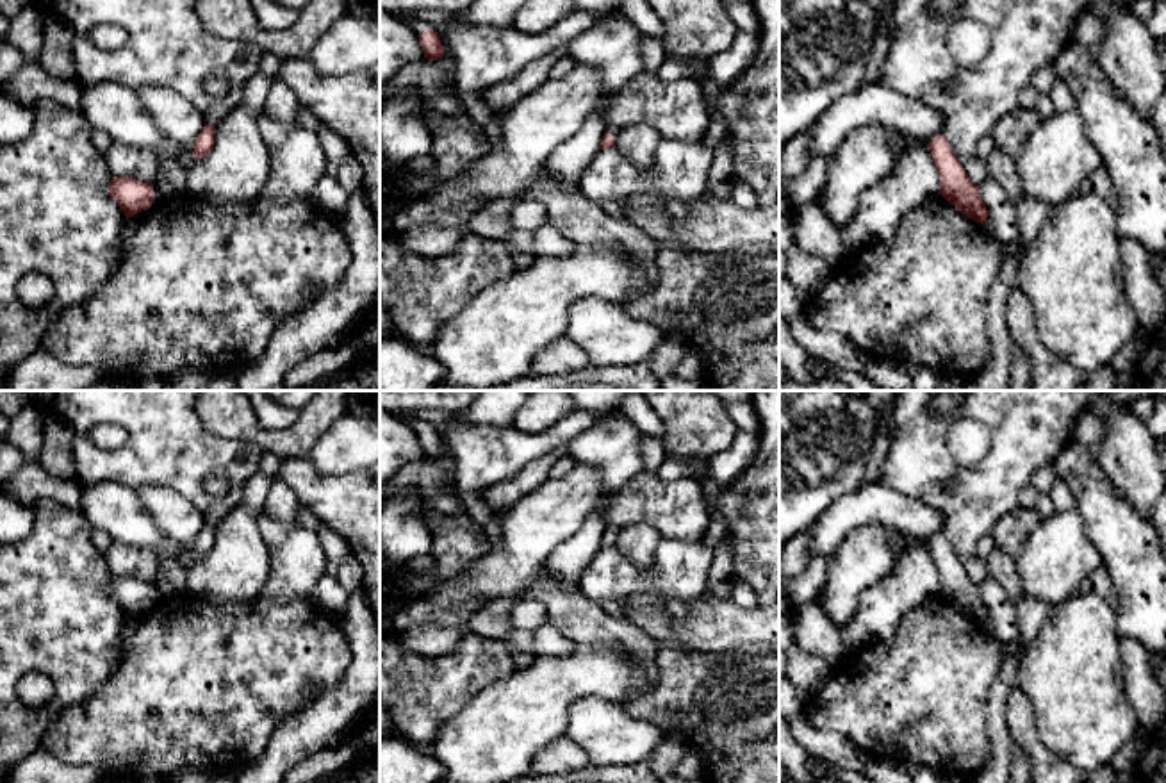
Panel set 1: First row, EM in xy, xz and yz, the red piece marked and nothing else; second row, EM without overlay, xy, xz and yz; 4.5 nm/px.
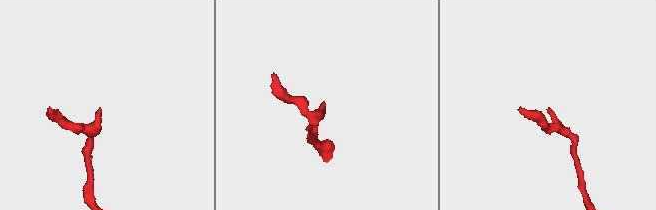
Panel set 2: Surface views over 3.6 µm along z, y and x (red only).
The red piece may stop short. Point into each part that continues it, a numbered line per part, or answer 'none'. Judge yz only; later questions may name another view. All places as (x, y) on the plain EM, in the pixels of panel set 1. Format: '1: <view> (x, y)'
none

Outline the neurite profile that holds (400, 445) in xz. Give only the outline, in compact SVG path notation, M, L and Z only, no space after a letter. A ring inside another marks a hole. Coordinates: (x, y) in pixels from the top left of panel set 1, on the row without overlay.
M380 412L380 485L423 457L424 449L412 426L396 414Z

